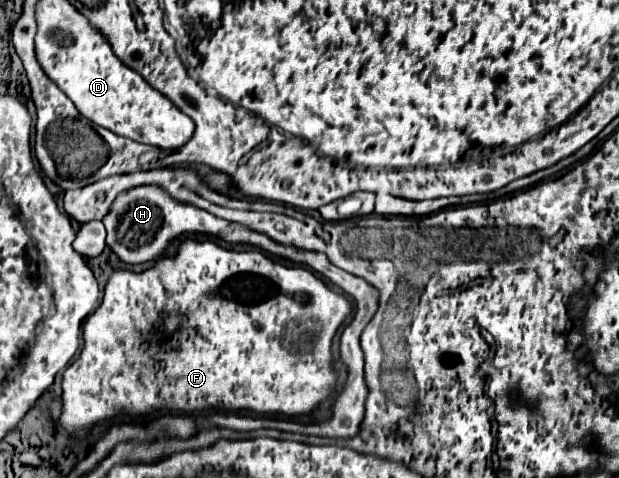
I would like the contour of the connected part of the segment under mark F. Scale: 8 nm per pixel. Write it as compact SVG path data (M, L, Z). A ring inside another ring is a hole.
M185 238L181 240L177 254L167 256L157 260L149 270L141 274L129 274L127 270L115 268L115 272L109 276L107 286L105 286L105 296L101 306L93 312L93 316L87 318L85 326L85 346L79 358L63 372L63 412L59 416L61 428L67 432L67 436L83 442L91 434L91 430L101 422L101 420L113 420L117 416L141 416L151 410L173 410L185 413L201 411L205 408L215 407L225 411L253 410L258 414L283 414L283 416L301 416L309 414L313 408L317 408L323 400L327 400L337 386L337 370L333 366L333 336L345 322L345 318L353 312L351 302L327 288L323 280L319 280L311 270L301 268L301 266L283 266L275 264L269 256L265 256L259 250L223 250L211 240L195 240L195 238ZM165 292L171 292L171 300L165 296ZM183 314L188 316L188 320L183 319ZM161 320L163 324L170 323L170 337L162 337L157 345L148 344L148 335L157 333L155 323Z

